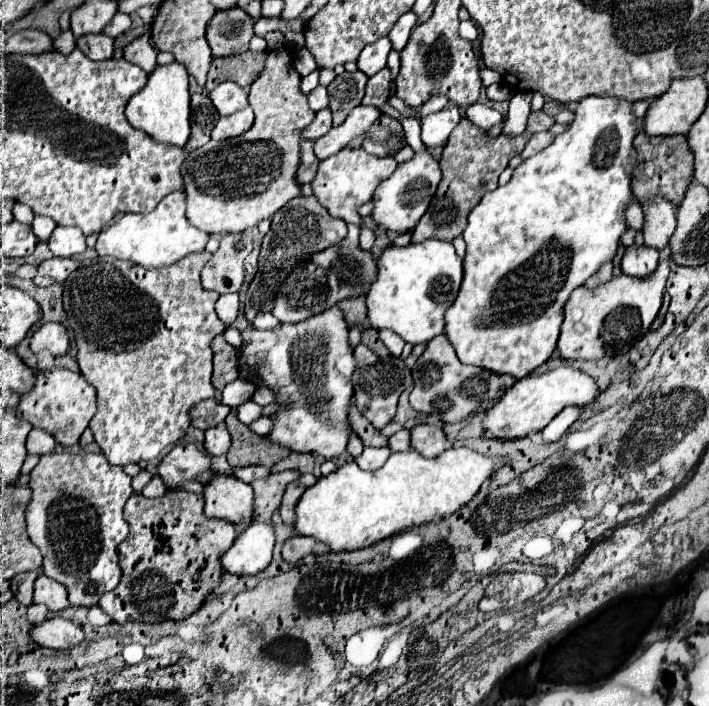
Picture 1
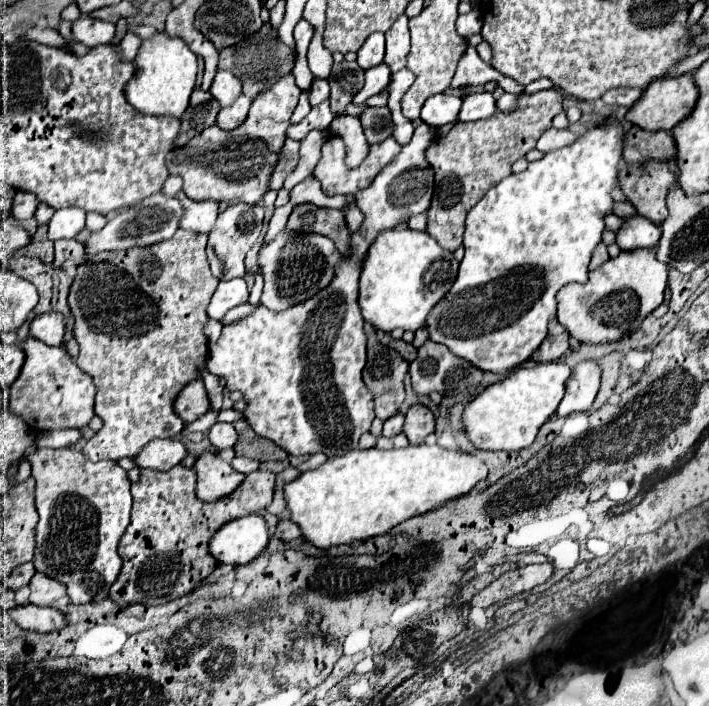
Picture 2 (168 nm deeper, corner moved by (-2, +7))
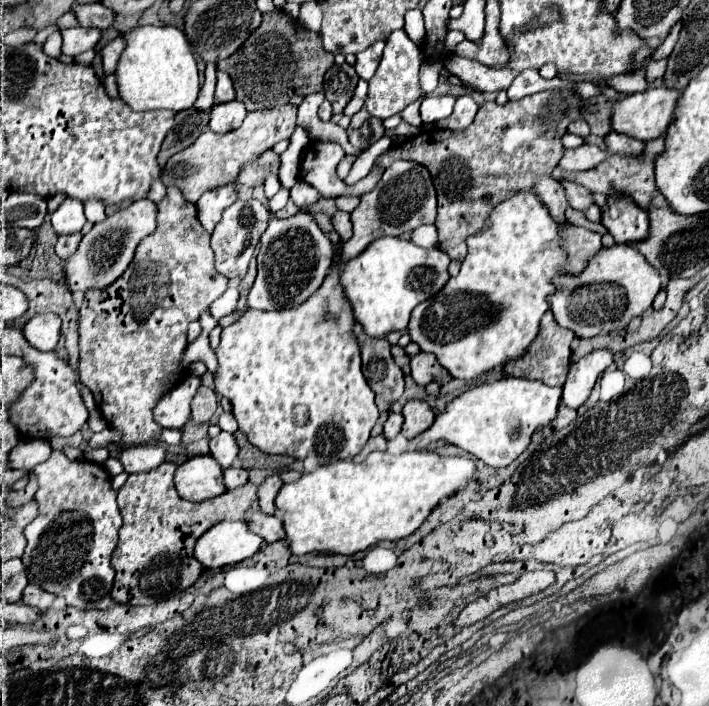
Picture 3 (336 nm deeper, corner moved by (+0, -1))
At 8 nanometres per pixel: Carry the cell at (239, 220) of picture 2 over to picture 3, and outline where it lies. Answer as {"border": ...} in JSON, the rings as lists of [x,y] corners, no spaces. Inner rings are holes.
{"border":[[[237,200],[229,208],[225,208],[221,222],[217,224],[211,236],[211,248],[215,250],[215,268],[227,278],[243,278],[249,266],[249,260],[255,252],[255,246],[261,234],[267,228],[271,212],[259,200]]]}

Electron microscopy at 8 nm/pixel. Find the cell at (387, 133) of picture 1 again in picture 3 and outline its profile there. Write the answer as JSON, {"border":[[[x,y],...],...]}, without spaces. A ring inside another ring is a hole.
{"border":[[[361,110],[351,118],[351,124],[347,128],[347,138],[351,146],[365,150],[371,144],[375,144],[383,136],[383,132],[385,132],[383,122],[369,116],[367,110]]]}

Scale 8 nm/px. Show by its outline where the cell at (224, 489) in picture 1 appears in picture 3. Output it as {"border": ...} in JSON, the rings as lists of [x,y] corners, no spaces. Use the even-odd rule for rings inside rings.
{"border":[[[193,456],[177,466],[175,488],[181,498],[201,502],[225,492],[223,470],[213,456]]]}

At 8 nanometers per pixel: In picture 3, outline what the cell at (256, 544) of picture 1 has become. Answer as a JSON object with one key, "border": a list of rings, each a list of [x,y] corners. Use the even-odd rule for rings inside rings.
{"border":[[[221,522],[211,526],[195,544],[195,556],[203,568],[223,568],[251,558],[263,540],[249,532],[245,522]]]}

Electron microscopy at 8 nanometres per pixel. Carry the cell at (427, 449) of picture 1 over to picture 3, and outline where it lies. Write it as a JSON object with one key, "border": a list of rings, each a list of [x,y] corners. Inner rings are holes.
{"border":[[[409,400],[403,406],[403,416],[405,416],[403,434],[407,438],[415,438],[417,434],[425,432],[435,420],[435,414],[425,400]]]}

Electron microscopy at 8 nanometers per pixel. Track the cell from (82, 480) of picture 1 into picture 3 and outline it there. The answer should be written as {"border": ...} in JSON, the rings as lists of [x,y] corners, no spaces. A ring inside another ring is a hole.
{"border":[[[53,450],[49,460],[35,466],[39,478],[39,490],[35,500],[39,504],[39,516],[25,528],[27,548],[23,552],[23,566],[29,582],[41,586],[47,592],[63,596],[67,606],[81,610],[109,608],[113,604],[111,586],[115,570],[109,560],[117,546],[117,532],[121,528],[121,514],[117,508],[117,492],[111,488],[111,476],[101,464],[89,460],[69,460],[61,450]]]}

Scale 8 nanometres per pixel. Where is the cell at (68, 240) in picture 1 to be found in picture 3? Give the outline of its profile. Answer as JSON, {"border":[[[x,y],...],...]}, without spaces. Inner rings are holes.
{"border":[[[65,198],[61,206],[53,212],[51,222],[55,232],[59,234],[73,234],[79,232],[85,226],[85,214],[83,214],[83,202],[77,198]]]}

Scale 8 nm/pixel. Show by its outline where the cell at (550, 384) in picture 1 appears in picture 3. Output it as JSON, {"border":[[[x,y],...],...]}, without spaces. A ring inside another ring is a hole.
{"border":[[[501,378],[495,382],[485,382],[451,400],[447,408],[437,414],[427,432],[409,441],[407,449],[423,450],[429,442],[445,440],[471,452],[487,466],[509,466],[529,446],[533,432],[545,428],[555,418],[559,400],[561,388],[553,388],[537,380]]]}

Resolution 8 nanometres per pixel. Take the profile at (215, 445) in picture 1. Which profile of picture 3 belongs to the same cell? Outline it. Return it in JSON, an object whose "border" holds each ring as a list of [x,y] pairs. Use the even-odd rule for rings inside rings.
{"border":[[[221,432],[217,438],[211,438],[211,456],[219,462],[223,470],[233,464],[233,460],[237,458],[237,452],[239,452],[239,446],[233,434]]]}

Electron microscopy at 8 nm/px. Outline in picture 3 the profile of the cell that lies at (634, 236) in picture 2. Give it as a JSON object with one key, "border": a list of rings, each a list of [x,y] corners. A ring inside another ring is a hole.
{"border":[[[623,194],[609,196],[607,204],[601,208],[601,224],[615,238],[615,242],[631,244],[647,238],[649,218],[643,208],[635,204],[633,198]]]}

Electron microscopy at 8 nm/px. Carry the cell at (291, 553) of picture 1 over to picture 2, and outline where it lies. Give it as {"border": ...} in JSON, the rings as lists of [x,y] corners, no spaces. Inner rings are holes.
{"border":[[[281,520],[281,522],[277,524],[277,528],[275,528],[275,536],[281,538],[283,542],[299,542],[303,534],[301,534],[301,528],[299,528],[295,522],[291,522],[291,520]]]}

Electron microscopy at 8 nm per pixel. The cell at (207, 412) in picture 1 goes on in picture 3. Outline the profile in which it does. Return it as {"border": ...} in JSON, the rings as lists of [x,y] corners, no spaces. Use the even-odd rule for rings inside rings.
{"border":[[[195,376],[185,378],[177,388],[173,388],[173,392],[169,392],[167,396],[161,398],[161,404],[157,404],[153,408],[153,418],[157,424],[161,424],[161,428],[173,428],[173,430],[181,430],[183,424],[191,418],[191,400],[199,388],[201,380]]]}

